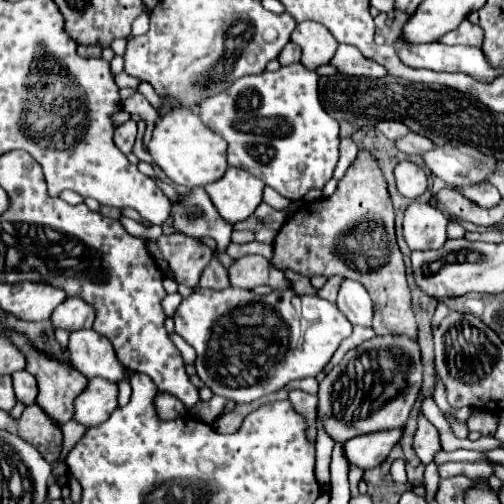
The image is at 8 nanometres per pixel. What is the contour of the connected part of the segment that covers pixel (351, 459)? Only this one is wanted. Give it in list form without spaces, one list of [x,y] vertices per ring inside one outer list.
[[[378,431],[372,435],[360,435],[354,439],[348,439],[344,447],[344,457],[350,465],[360,469],[372,469],[378,467],[390,453],[392,445],[396,445],[402,437],[400,431]]]

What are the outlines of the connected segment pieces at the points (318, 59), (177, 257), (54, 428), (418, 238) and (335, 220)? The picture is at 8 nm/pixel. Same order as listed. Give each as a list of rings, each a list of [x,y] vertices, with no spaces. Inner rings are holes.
[[[302,21],[292,31],[292,43],[300,45],[302,49],[302,63],[308,69],[316,69],[318,65],[330,63],[336,53],[338,41],[334,35],[316,21]]]
[[[182,233],[162,235],[156,239],[156,245],[172,269],[174,281],[178,285],[186,285],[192,289],[198,287],[200,275],[212,261],[214,251],[200,239]]]
[[[36,403],[24,409],[16,433],[22,439],[28,439],[28,443],[32,443],[44,455],[44,459],[50,463],[58,461],[62,449],[62,429]]]
[[[414,201],[404,211],[404,239],[414,251],[438,249],[446,241],[446,217],[430,203]]]
[[[360,151],[356,161],[350,165],[346,175],[338,181],[338,189],[328,199],[318,199],[308,203],[308,207],[300,207],[296,215],[280,229],[280,233],[274,239],[274,255],[270,263],[280,271],[294,271],[306,277],[312,275],[342,275],[354,281],[360,281],[366,291],[370,293],[374,301],[374,331],[376,335],[406,335],[410,339],[418,339],[418,327],[414,321],[414,313],[410,307],[410,291],[406,285],[406,273],[404,273],[404,261],[402,253],[396,245],[394,237],[394,209],[392,201],[386,191],[386,181],[382,177],[382,171],[378,169],[376,159],[368,151]],[[358,227],[358,241],[356,245],[344,241],[348,233],[352,233]]]

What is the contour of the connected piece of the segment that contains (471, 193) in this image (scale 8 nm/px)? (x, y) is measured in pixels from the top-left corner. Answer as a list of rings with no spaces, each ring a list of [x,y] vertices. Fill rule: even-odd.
[[[478,183],[476,187],[464,187],[462,193],[472,199],[476,205],[484,207],[484,209],[492,209],[500,203],[500,193],[492,183]]]

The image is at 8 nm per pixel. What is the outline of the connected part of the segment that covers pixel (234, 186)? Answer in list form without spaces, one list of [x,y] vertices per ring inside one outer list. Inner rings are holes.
[[[228,167],[222,179],[208,183],[204,189],[210,195],[220,217],[234,225],[252,215],[256,205],[262,201],[264,183],[248,175],[244,169]]]

